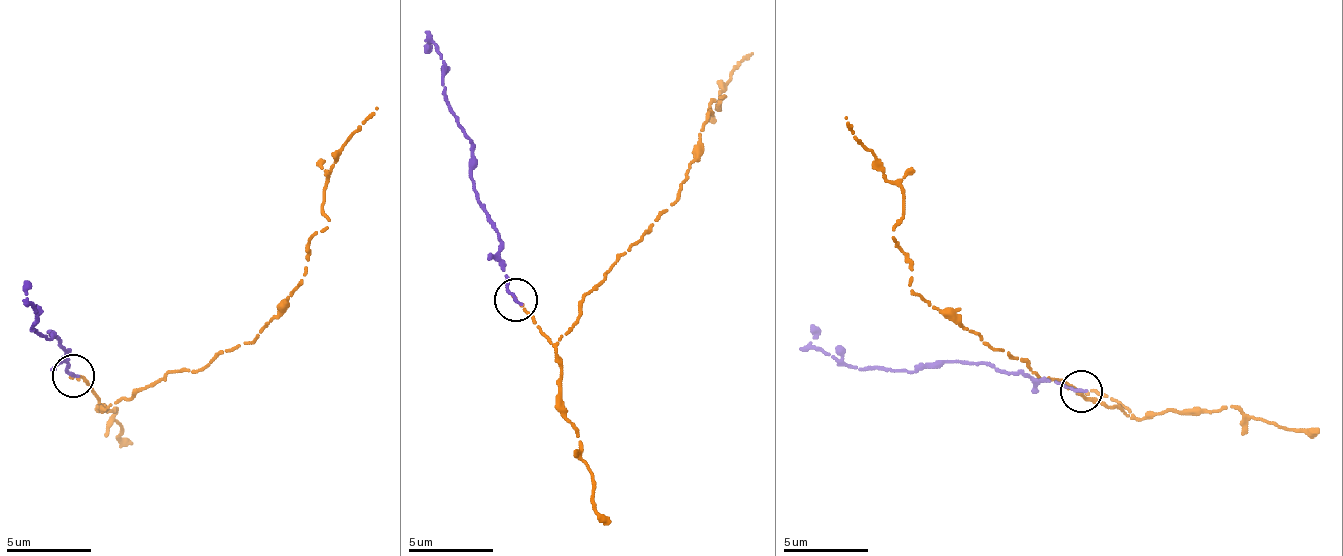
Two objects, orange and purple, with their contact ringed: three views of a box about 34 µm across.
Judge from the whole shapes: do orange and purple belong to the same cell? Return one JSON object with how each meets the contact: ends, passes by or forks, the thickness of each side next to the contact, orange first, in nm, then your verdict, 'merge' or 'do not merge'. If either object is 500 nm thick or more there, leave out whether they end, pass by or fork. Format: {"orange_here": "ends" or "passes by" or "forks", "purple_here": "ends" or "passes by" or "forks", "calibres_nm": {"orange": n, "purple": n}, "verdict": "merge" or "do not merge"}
{"orange_here": "ends", "purple_here": "ends", "calibres_nm": {"orange": 200, "purple": 220}, "verdict": "merge"}

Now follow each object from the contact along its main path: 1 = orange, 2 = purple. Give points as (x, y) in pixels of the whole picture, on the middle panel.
1: (515, 301), (556, 345), (584, 296), (668, 211), (707, 113), (726, 94), (716, 111), (721, 88), (753, 54)
2: (515, 301), (500, 234), (472, 189), (473, 146), (444, 98), (443, 69), (432, 41), (425, 43)

